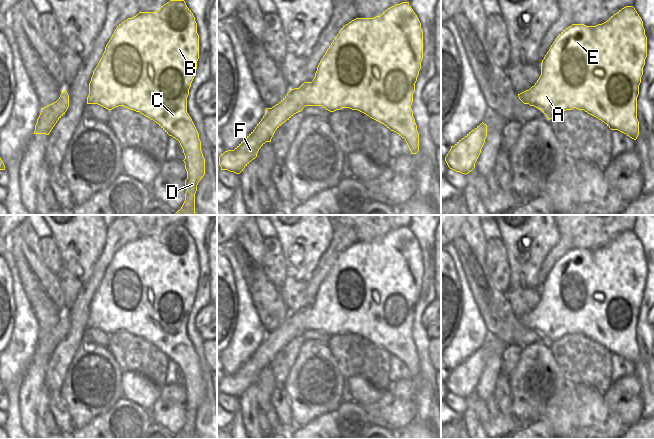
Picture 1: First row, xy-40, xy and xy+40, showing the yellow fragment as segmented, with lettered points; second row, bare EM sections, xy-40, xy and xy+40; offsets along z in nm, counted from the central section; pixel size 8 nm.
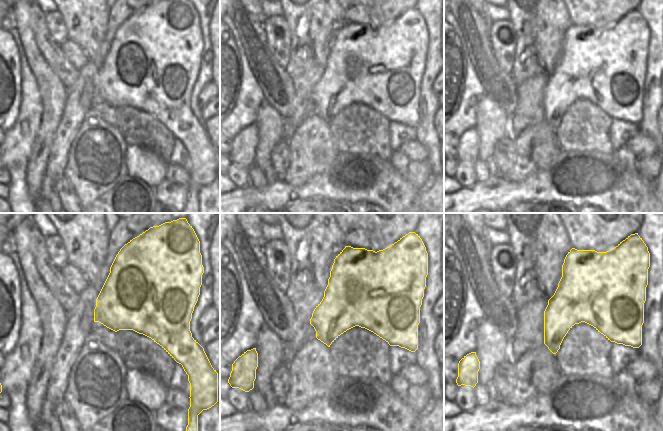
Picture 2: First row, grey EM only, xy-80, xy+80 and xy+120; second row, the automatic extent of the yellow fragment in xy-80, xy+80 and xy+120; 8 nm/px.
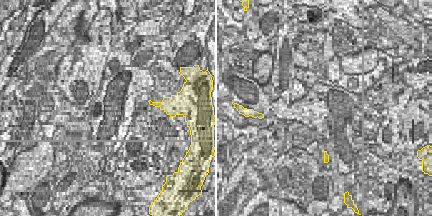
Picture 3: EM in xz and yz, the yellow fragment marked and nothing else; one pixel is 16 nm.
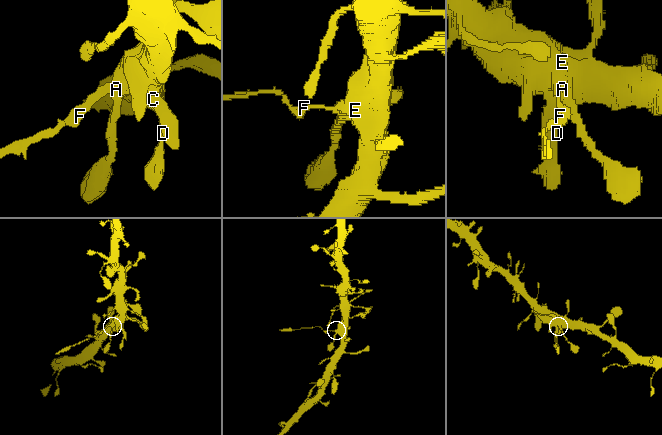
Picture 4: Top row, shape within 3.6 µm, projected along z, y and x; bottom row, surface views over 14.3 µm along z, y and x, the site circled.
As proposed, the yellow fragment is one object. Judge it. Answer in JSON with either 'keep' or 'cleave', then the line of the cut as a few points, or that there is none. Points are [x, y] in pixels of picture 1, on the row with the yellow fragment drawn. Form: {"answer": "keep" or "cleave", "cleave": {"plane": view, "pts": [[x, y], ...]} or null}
{"answer": "cleave", "cleave": {"plane": "xy", "pts": [[299, 87], [304, 91], [305, 105]]}}

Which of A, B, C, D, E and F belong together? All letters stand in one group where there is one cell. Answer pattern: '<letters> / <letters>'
A B C D E / F

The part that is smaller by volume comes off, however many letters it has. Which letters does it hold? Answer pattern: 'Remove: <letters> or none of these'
Remove: F

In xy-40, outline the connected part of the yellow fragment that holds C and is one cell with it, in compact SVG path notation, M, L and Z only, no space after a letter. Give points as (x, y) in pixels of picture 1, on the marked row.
M170 0L156 12L139 12L117 26L89 83L87 104L98 104L108 110L124 106L140 112L156 122L169 136L179 141L185 155L183 161L187 171L185 180L187 191L185 201L175 215L195 215L195 193L199 181L205 175L205 159L201 151L199 133L187 113L187 97L195 77L198 59L199 35L195 17L184 0Z

